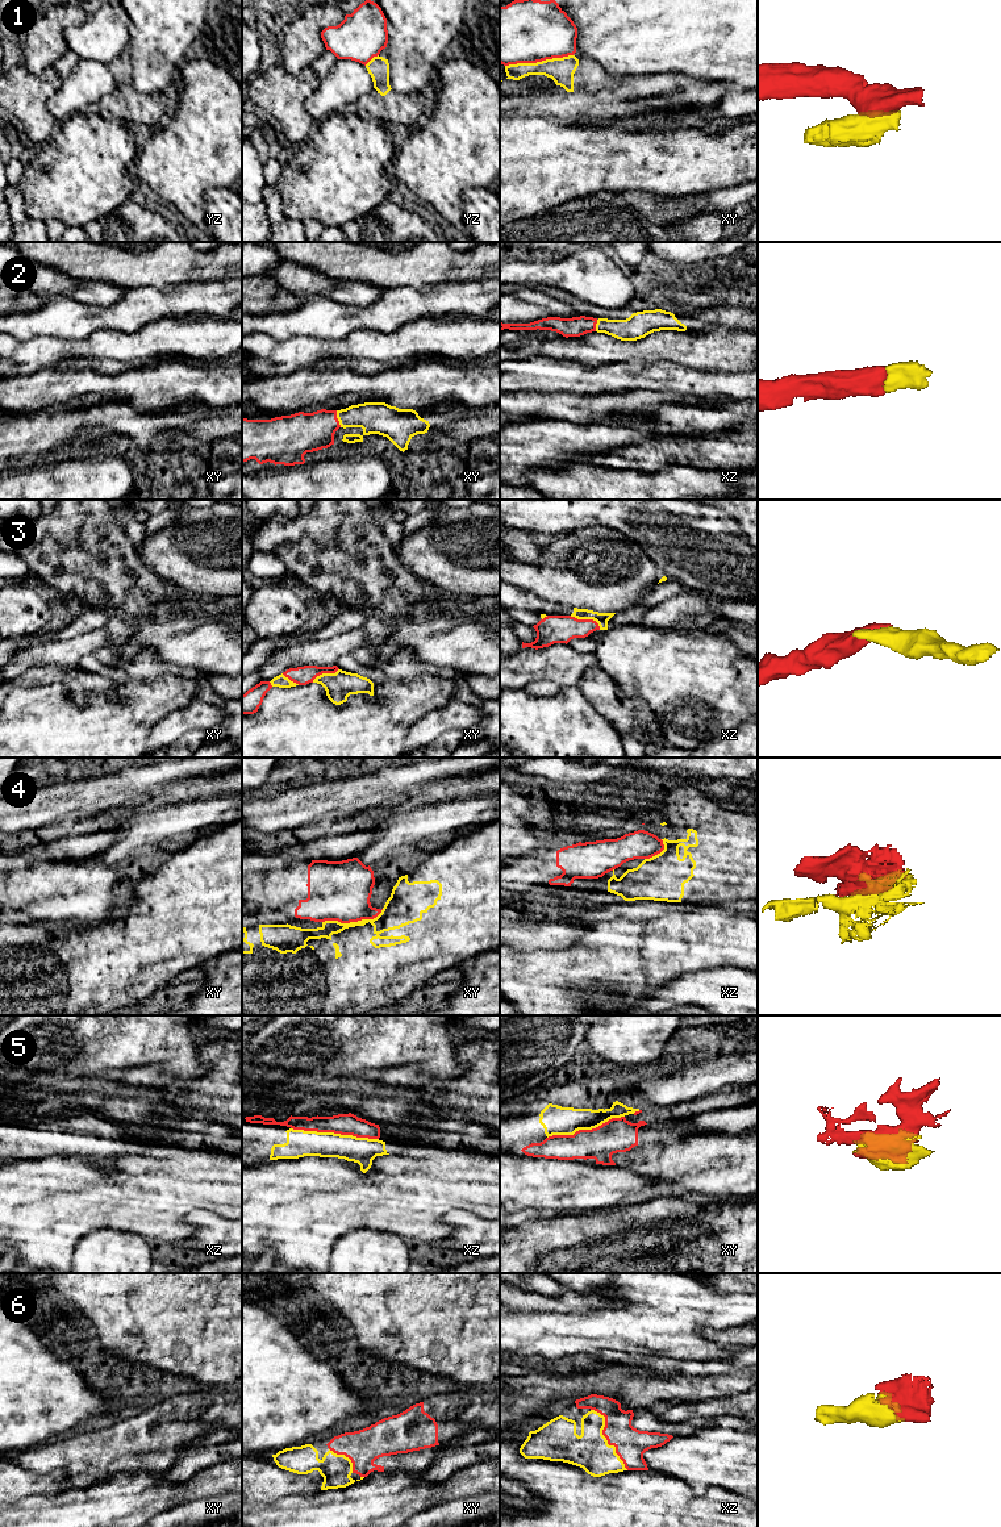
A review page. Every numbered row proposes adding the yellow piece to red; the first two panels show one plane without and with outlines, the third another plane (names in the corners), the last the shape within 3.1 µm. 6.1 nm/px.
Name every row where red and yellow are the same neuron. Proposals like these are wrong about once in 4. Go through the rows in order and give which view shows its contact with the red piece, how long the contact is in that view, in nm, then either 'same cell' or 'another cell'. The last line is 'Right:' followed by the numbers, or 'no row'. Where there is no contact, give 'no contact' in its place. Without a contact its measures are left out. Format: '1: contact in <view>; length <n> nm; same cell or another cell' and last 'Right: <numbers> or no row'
1: contact in xy; length 420 nm; another cell
2: contact in xy; length 110 nm; same cell
3: contact in xz; length 200 nm; same cell
4: contact in xy; length 380 nm; another cell
5: contact in xz; length 550 nm; same cell
6: contact in xz; length 440 nm; same cell
Right: 2, 3, 5, 6

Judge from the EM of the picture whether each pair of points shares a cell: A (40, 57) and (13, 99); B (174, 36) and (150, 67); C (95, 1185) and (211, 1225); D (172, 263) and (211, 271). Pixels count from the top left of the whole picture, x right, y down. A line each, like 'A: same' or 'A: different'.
A: different
B: same
C: different
D: same

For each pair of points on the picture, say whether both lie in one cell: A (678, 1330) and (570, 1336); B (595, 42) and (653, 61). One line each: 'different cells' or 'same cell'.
A: same cell
B: same cell

